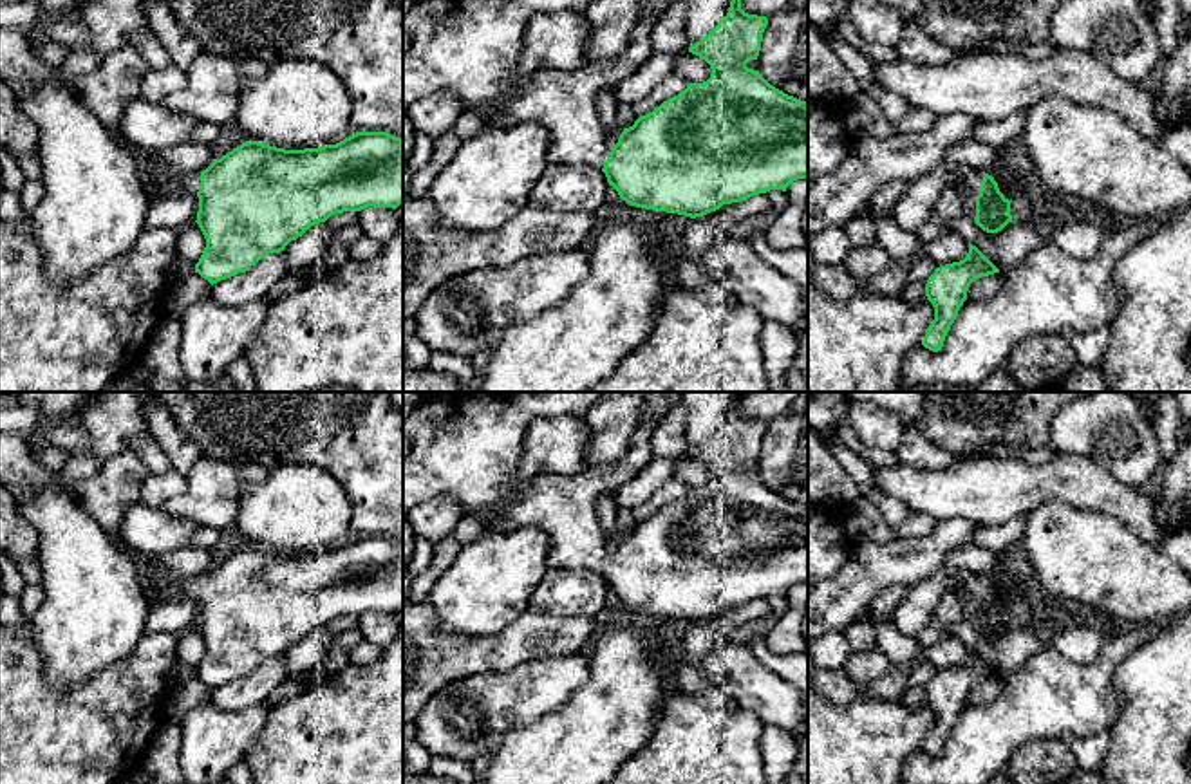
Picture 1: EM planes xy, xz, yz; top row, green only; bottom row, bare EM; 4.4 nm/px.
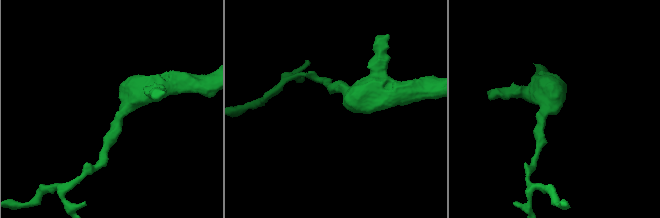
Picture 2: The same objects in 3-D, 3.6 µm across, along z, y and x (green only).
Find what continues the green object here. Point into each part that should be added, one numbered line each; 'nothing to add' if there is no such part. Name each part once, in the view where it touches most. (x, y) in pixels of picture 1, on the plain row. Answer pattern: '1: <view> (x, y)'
1: yz (969, 582)

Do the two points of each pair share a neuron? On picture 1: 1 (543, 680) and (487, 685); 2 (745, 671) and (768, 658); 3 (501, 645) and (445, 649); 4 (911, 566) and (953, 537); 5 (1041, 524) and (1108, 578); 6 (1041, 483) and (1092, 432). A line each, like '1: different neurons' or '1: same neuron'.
1: same neuron
2: different neurons
3: same neuron
4: same neuron
5: same neuron
6: different neurons

